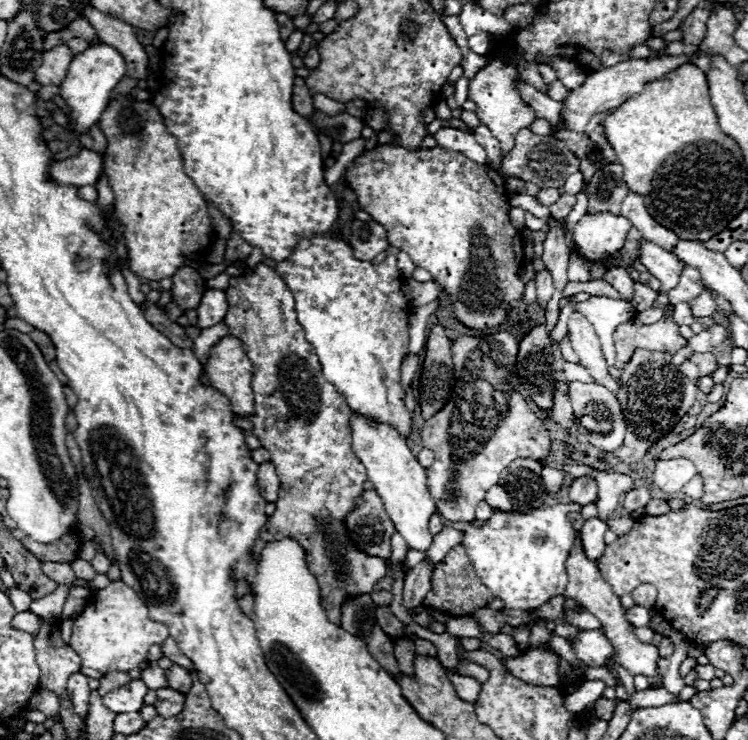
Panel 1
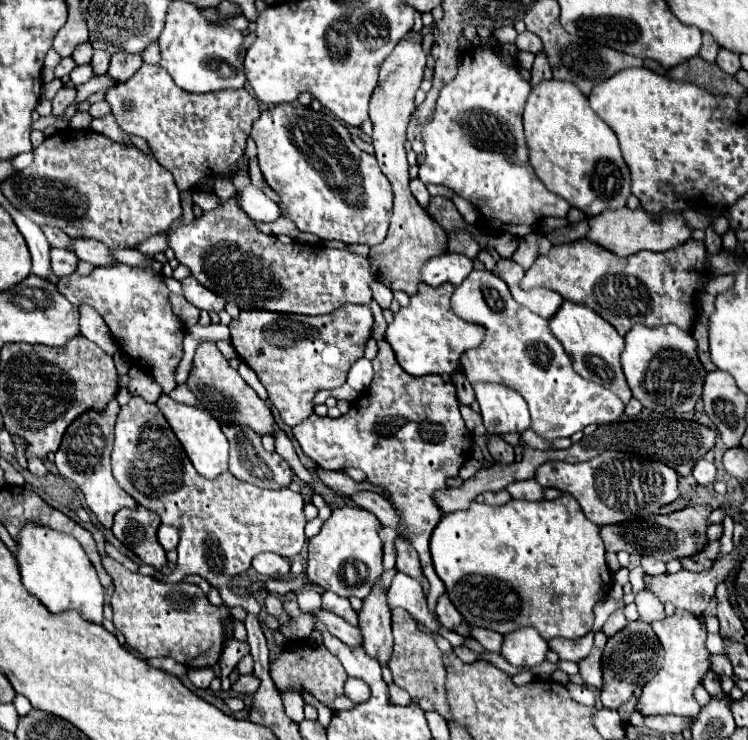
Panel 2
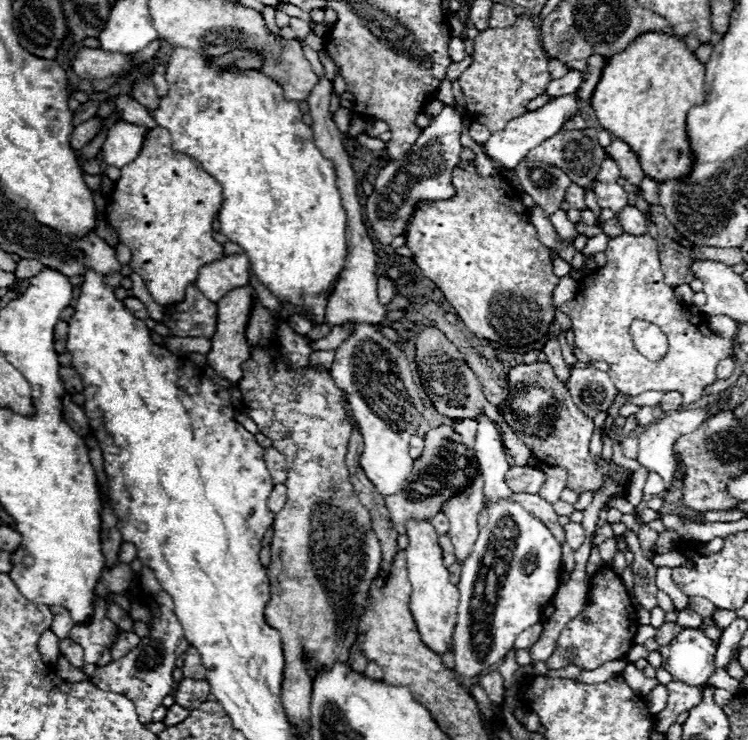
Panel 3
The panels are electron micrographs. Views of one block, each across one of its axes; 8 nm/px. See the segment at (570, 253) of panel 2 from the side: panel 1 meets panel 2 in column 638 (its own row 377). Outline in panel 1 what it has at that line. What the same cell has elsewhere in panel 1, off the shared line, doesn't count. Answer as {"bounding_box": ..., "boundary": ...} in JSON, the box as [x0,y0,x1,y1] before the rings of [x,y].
{"bounding_box":[224,263,388,626],"boundary":[[[259,263],[254,270],[246,270],[244,276],[232,278],[226,290],[226,298],[230,304],[228,314],[224,318],[224,322],[228,324],[228,334],[242,340],[244,350],[256,368],[256,376],[260,376],[252,380],[252,386],[258,386],[254,388],[254,414],[250,416],[250,422],[254,424],[252,432],[254,436],[258,436],[262,448],[270,452],[270,462],[276,466],[280,478],[276,512],[270,516],[266,530],[274,536],[274,540],[296,540],[306,550],[306,554],[314,558],[310,560],[308,568],[318,580],[322,608],[326,610],[330,622],[340,626],[342,602],[350,596],[370,594],[378,580],[384,578],[388,572],[386,560],[368,556],[350,542],[344,524],[346,514],[352,512],[354,500],[364,492],[366,482],[366,468],[352,452],[350,408],[346,406],[344,398],[334,390],[334,386],[324,380],[318,356],[304,338],[304,330],[296,320],[294,296],[274,270],[270,270],[264,263]]]}

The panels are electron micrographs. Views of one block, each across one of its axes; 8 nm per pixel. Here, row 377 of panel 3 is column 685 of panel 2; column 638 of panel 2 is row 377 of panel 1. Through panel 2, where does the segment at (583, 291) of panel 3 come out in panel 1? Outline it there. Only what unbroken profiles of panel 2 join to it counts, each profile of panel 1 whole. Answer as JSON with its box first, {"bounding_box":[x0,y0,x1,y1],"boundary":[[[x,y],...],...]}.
{"bounding_box":[690,352,718,378],"boundary":[[[694,352],[690,356],[690,362],[694,362],[698,366],[698,378],[712,376],[716,372],[716,368],[718,368],[718,362],[716,362],[716,358],[714,358],[712,352],[702,352],[702,354]]]}

